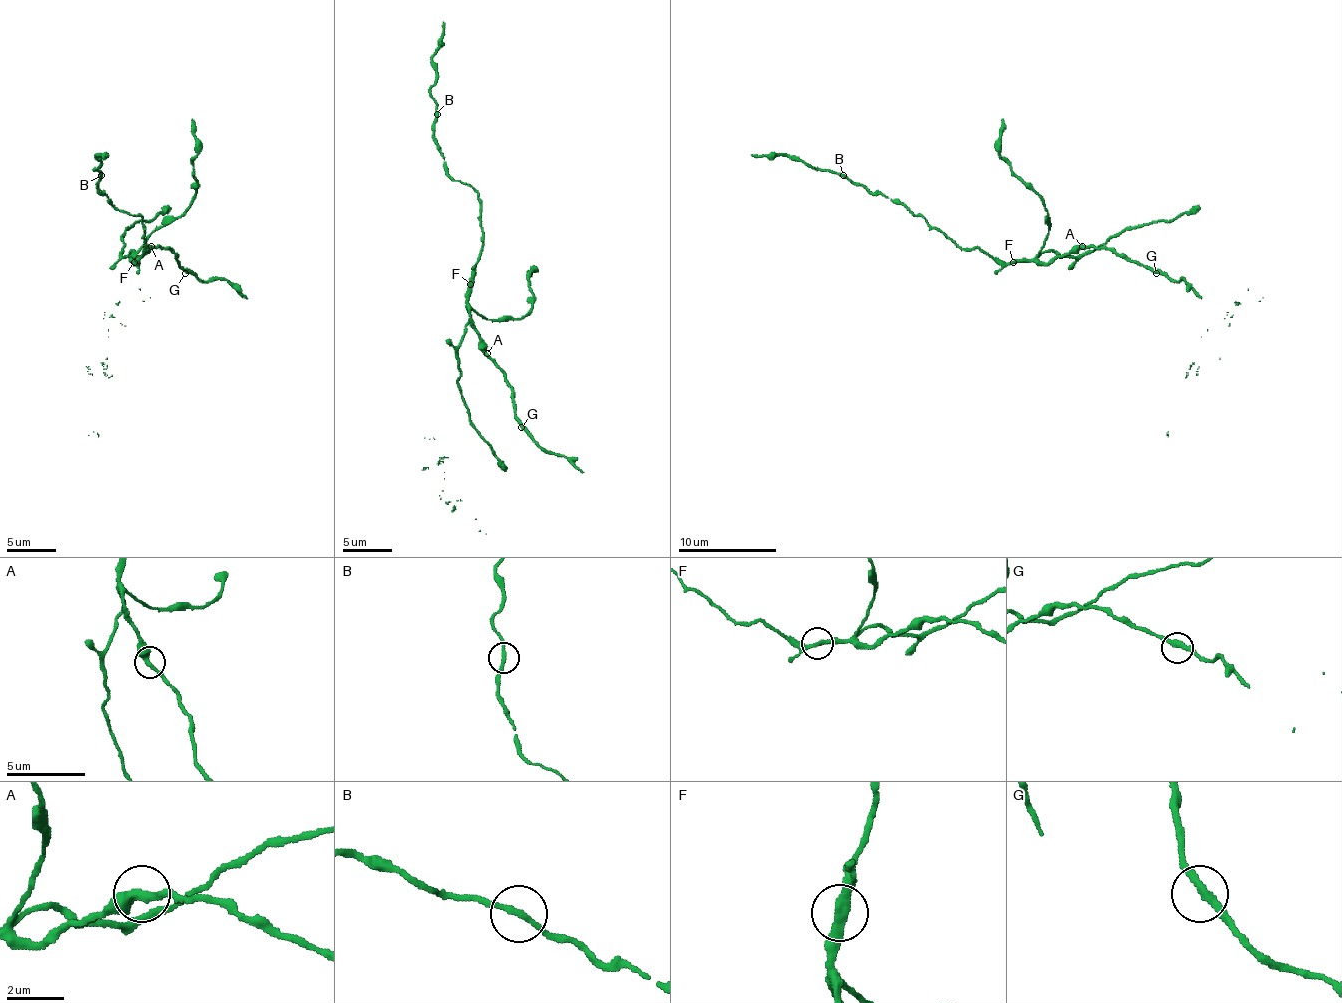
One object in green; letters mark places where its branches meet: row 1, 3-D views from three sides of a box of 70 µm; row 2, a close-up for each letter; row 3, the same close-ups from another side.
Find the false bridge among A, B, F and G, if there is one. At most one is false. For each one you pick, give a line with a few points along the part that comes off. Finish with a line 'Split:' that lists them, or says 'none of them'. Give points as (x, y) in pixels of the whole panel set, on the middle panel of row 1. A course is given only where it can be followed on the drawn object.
F: foreign part runs (469, 284), (469, 324), (457, 361), (459, 393), (464, 398), (472, 427), (506, 471)
Split: F

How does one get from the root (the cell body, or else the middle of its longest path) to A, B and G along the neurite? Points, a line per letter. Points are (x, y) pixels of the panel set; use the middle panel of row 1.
A: (469, 309), (469, 321), (479, 336), (479, 346), (487, 353)
B: (469, 309), (467, 287), (482, 252), (482, 203), (469, 186), (447, 171), (435, 137), (437, 114)
G: (469, 309), (469, 321), (479, 336), (479, 346), (501, 370), (504, 380), (511, 388), (514, 412), (521, 427)

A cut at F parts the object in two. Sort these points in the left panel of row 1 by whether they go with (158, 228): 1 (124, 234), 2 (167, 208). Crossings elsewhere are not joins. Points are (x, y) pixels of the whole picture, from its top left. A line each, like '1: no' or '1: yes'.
1: no
2: no

